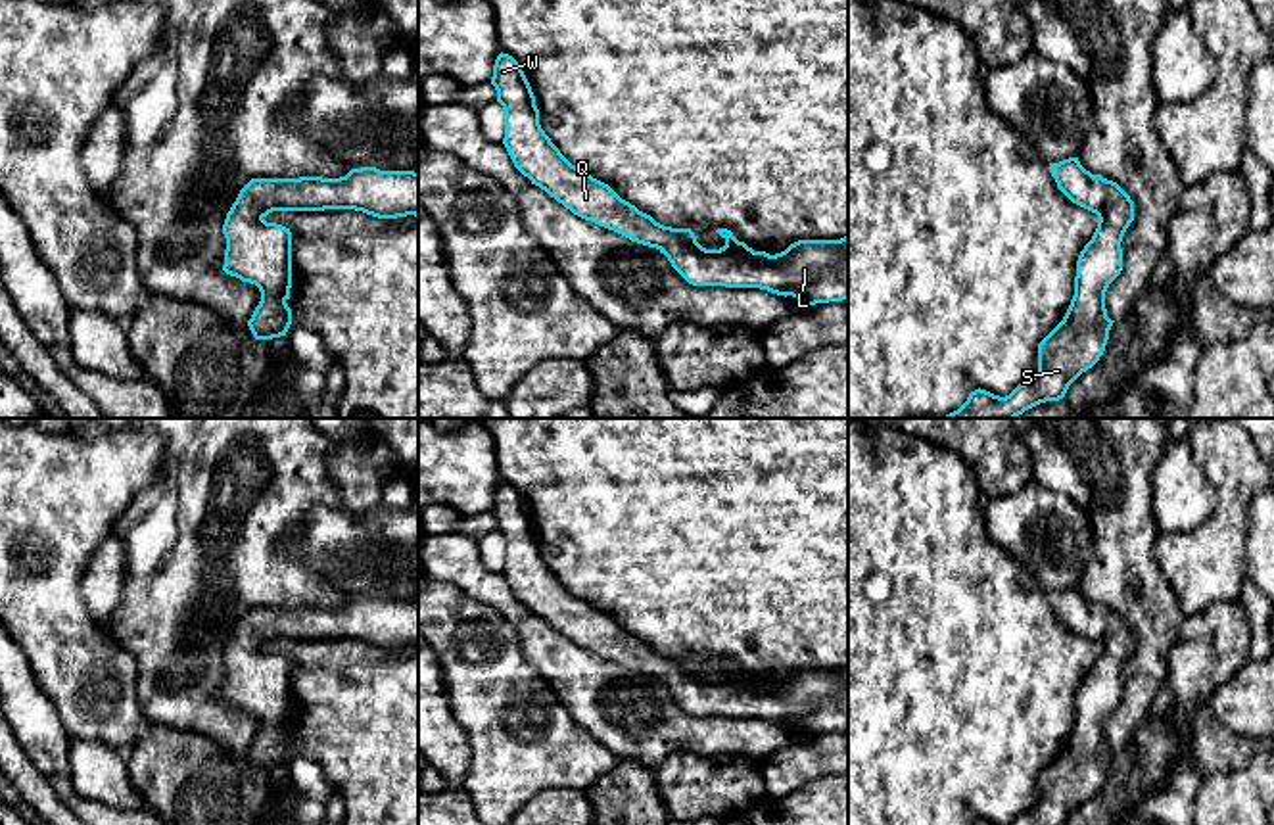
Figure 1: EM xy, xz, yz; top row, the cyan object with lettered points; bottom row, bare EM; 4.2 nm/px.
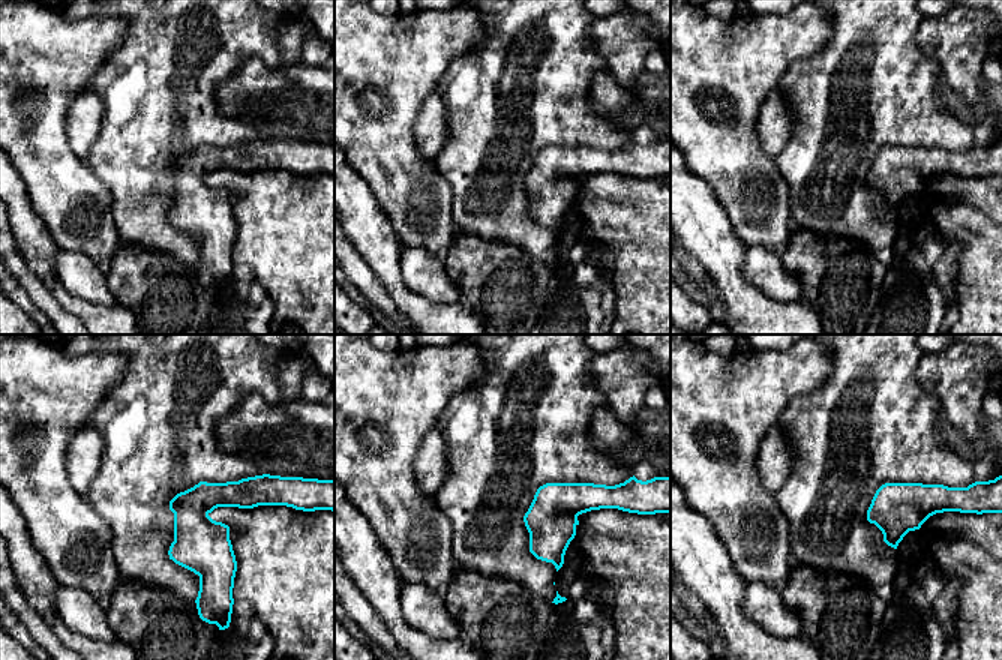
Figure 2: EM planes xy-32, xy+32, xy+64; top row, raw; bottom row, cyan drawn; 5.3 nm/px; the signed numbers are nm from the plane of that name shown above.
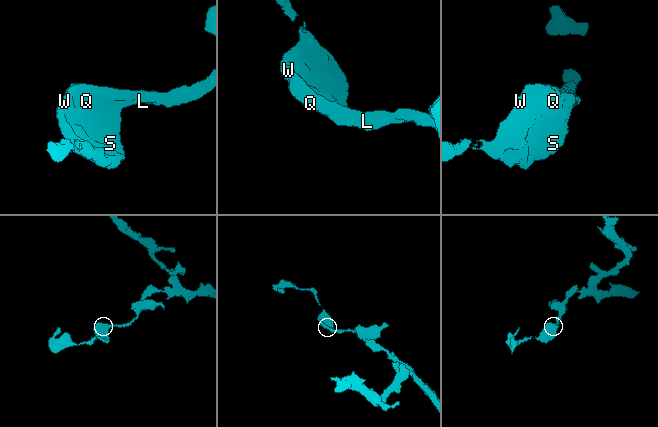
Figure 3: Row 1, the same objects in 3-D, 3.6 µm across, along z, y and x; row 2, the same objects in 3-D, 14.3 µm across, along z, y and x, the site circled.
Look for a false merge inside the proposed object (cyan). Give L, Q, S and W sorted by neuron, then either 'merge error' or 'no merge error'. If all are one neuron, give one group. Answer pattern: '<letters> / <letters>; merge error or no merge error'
L Q S W; no merge error

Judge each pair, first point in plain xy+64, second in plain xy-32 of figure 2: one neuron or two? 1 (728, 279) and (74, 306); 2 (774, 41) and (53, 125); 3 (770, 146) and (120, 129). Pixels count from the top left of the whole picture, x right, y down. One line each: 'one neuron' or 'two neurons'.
1: one neuron
2: one neuron
3: two neurons

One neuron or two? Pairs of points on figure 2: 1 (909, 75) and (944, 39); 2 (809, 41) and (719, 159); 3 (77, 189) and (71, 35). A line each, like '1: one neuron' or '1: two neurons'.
1: two neurons
2: one neuron
3: one neuron

